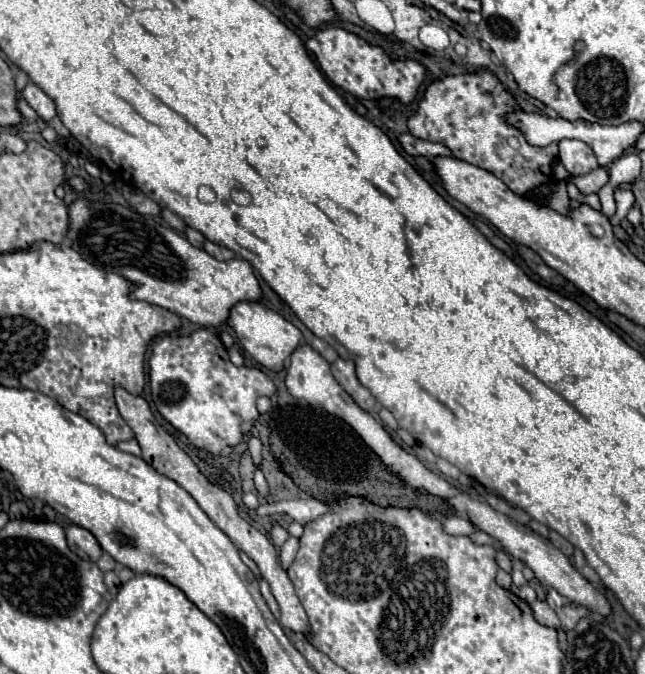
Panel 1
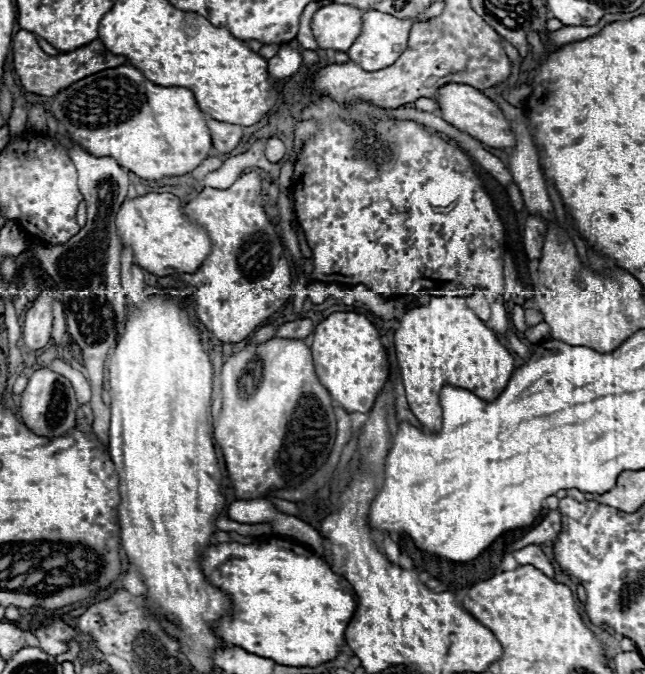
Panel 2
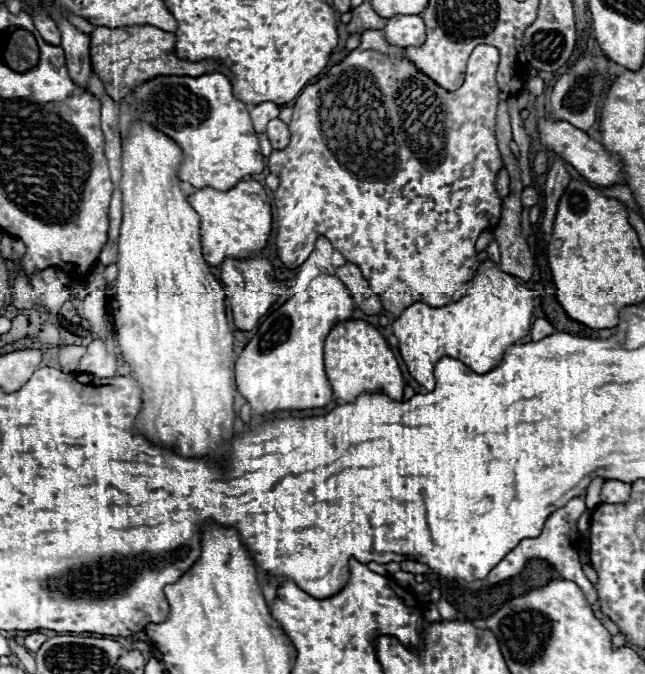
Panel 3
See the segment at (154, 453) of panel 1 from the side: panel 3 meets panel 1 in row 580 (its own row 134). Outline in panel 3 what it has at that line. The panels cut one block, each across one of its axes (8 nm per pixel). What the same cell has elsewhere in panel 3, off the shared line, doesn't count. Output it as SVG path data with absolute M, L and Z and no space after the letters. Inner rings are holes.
M274 118L274 120L268 122L266 134L268 134L274 150L282 150L282 148L286 148L288 142L290 142L290 128L288 128L288 124L284 124L280 118Z

